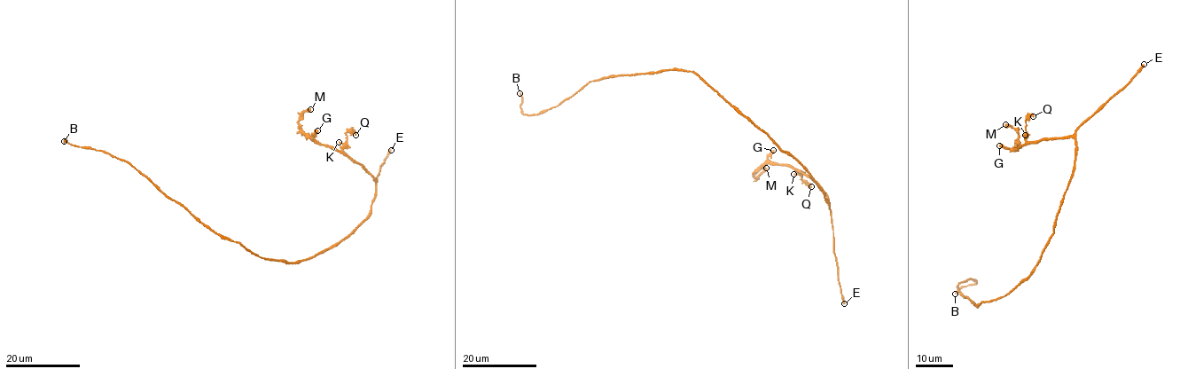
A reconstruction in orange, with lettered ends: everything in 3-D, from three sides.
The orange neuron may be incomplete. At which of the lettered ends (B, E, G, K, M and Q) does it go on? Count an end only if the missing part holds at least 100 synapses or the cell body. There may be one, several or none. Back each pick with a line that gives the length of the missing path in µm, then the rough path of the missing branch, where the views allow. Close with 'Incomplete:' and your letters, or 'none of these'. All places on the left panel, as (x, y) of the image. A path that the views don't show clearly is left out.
E: about 140 µm are missing
Incomplete: E

